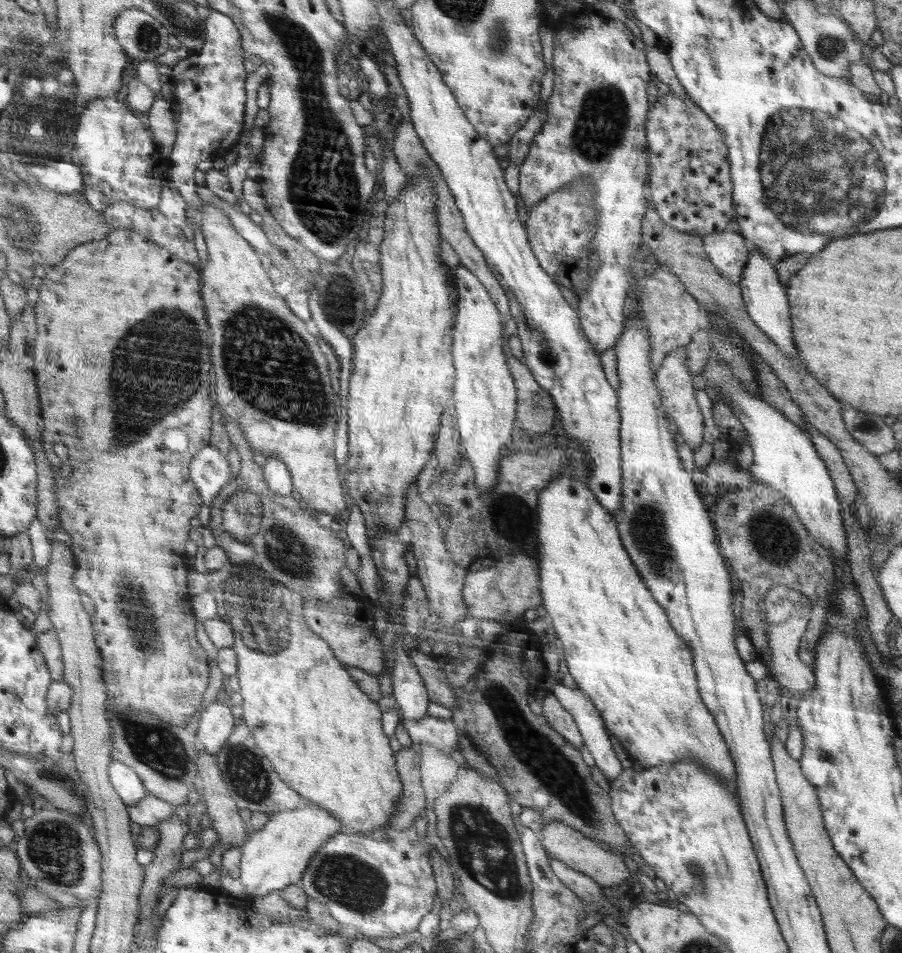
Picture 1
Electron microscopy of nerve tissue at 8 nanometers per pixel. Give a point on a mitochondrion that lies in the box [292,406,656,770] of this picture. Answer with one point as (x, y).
(507, 513)

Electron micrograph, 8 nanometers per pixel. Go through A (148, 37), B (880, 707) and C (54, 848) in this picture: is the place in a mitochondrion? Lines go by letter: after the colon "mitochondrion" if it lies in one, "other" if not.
A: mitochondrion
B: other
C: mitochondrion

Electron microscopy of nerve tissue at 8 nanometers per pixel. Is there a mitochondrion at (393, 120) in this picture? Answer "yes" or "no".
no

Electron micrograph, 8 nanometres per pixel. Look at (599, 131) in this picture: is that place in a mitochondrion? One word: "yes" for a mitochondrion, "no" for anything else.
yes

